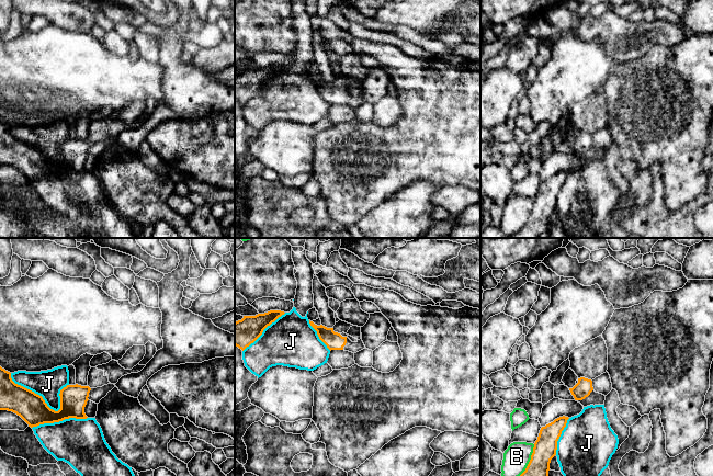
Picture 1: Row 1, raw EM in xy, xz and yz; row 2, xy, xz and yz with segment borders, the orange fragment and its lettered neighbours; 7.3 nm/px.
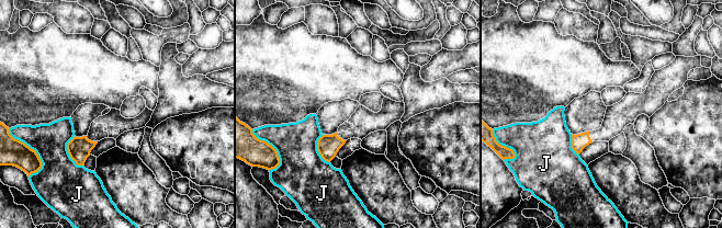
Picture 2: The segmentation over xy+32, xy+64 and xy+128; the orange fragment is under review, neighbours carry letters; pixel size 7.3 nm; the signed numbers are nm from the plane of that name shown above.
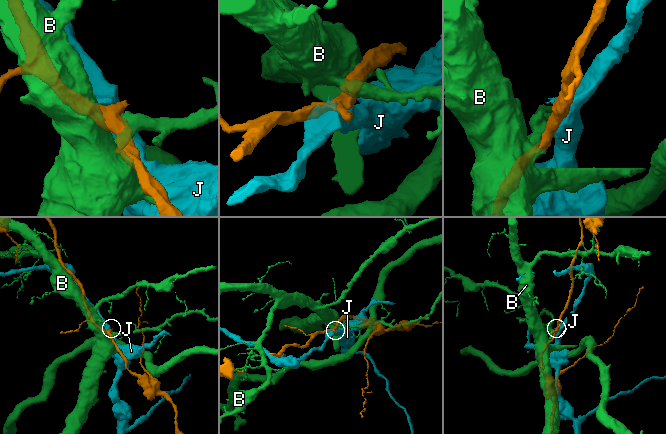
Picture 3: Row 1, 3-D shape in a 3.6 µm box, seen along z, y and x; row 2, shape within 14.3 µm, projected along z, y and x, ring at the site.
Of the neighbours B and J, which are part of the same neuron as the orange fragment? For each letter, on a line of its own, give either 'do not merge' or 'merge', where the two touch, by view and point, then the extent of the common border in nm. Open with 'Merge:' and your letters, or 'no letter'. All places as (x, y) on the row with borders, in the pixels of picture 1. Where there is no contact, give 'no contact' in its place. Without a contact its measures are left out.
Merge: no letter
B: do not merge; meets orange in yz at (530, 460); contact 260 nm long
J: do not merge; meets orange in xy at (33, 392); contact 460 nm long

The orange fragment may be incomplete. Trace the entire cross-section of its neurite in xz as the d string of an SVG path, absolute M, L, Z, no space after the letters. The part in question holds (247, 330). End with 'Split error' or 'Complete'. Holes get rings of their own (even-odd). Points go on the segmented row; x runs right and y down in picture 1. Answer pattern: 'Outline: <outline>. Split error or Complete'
Outline: M270 310L256 316L244 316L241 320L235 322L235 345L244 351L262 335L268 326L284 314L281 310Z. Complete

